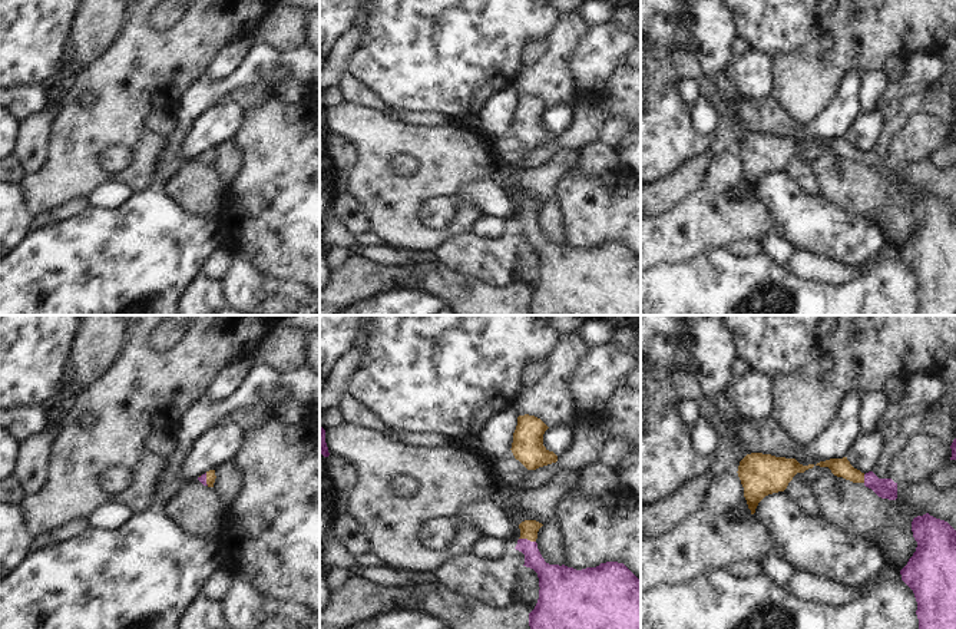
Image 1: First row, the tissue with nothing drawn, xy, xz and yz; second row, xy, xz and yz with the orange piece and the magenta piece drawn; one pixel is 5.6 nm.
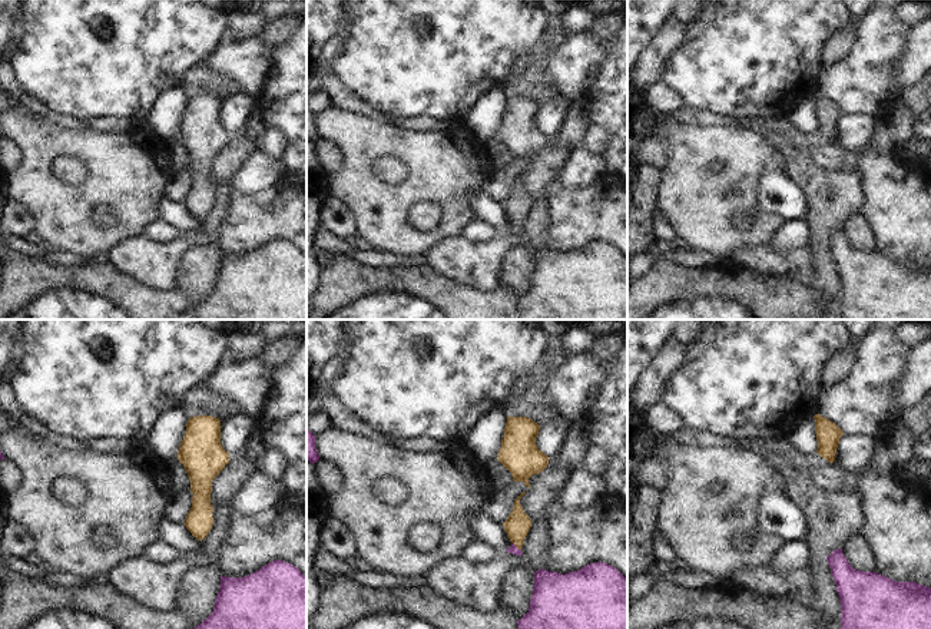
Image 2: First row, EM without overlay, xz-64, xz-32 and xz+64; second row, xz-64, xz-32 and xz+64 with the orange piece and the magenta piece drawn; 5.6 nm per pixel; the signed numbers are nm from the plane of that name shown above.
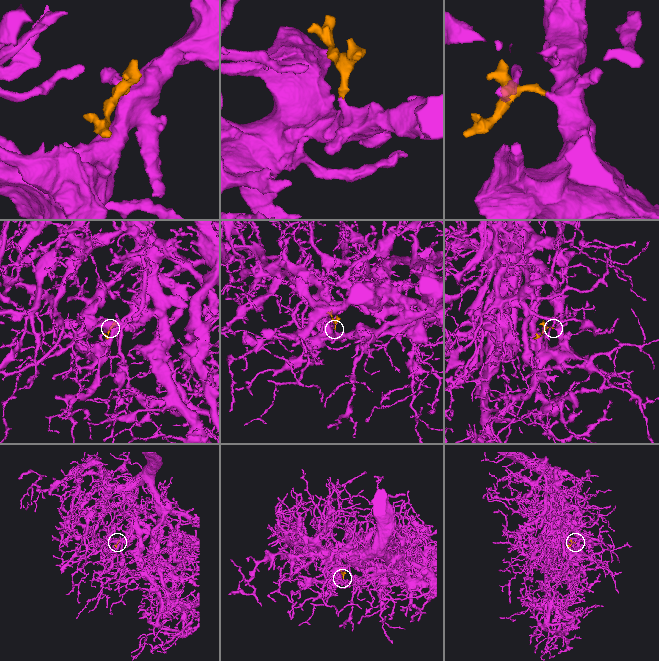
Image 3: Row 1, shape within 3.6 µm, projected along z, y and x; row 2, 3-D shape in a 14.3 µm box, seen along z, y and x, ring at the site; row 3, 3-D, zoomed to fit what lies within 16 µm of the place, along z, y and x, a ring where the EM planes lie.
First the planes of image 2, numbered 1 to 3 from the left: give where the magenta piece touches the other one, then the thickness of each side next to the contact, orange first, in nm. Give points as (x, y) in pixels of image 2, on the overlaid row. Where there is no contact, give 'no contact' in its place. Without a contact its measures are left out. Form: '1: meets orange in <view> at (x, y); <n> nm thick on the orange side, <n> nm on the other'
1: no contact
2: meets orange in xz-32 at (516, 546); 140 nm thick on the orange side, 50 nm on the other
3: no contact

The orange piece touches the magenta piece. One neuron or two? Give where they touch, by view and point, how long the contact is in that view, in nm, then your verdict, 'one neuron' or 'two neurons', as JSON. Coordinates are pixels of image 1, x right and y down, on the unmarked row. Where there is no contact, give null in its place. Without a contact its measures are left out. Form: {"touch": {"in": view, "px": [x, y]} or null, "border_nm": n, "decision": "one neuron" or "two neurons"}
{"touch": {"in": "xz", "px": [528, 218]}, "border_nm": 100, "decision": "one neuron"}

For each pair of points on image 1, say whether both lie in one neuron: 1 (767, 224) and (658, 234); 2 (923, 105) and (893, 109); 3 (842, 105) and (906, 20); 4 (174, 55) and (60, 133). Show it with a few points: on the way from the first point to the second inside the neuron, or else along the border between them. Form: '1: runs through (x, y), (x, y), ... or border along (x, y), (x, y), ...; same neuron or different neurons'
1: runs through (740, 224), (685, 227); same neuron
2: border along (906, 102), (899, 112), (886, 121); different neurons
3: border along (863, 69), (850, 69), (836, 92); different neurons
4: runs through (145, 72), (128, 89), (119, 89), (89, 119); same neuron

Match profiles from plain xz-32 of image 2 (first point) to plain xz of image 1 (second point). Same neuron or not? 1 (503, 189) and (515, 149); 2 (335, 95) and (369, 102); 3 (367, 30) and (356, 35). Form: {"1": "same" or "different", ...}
{"1": "different", "2": "same", "3": "different"}

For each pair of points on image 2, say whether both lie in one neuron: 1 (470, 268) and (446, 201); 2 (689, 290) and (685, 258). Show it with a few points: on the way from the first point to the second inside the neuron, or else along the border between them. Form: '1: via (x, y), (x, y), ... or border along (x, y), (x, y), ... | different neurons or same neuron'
1: border along (460, 234), (443, 238), (427, 250) | different neurons
2: border along (653, 262), (668, 260), (685, 267), (712, 265) | different neurons

